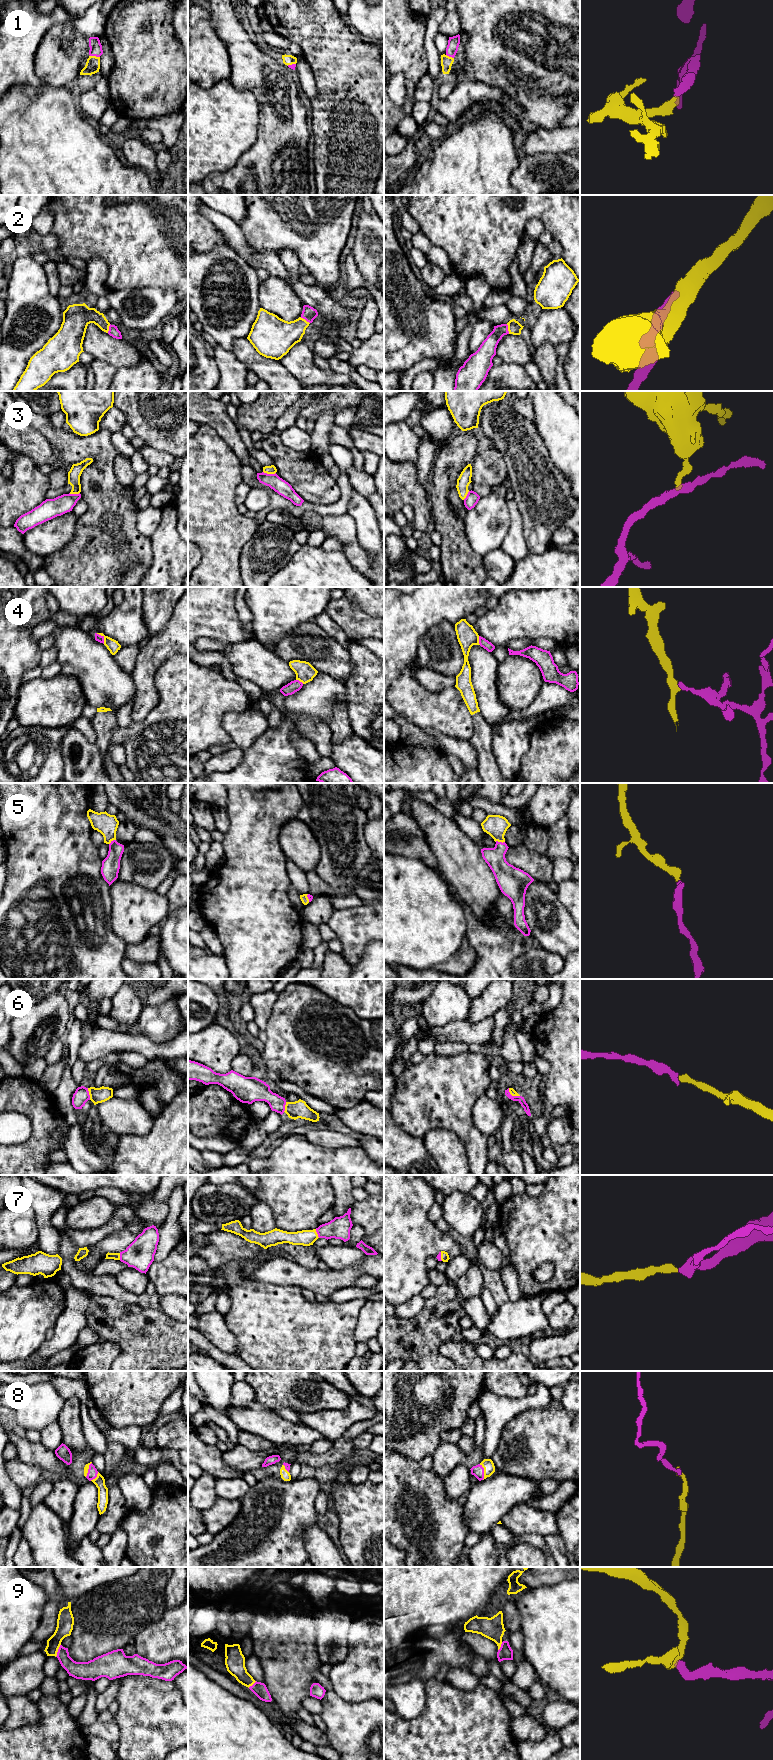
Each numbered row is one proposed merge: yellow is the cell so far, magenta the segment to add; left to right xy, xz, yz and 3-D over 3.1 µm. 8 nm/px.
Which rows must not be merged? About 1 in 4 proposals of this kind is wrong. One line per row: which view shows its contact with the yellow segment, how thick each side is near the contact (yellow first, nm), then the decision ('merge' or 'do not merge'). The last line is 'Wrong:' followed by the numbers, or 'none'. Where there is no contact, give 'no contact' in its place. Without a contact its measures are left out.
1: xy | 120/100 nm | merge
2: yz | 110/140 nm | merge
3: xz | 70/120 nm | do not merge
4: xy | 100/60 nm | do not merge
5: yz | 180/160 nm | merge
6: xy | 130/120 nm | merge
7: xz | 130/180 nm | merge
8: yz | 90/100 nm | merge
9: xy | 140/140 nm | merge
Wrong: 3, 4

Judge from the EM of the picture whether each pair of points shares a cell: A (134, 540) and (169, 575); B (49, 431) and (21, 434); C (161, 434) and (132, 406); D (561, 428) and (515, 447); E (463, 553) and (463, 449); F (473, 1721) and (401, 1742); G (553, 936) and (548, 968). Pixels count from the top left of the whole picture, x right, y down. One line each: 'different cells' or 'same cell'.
A: different cells
B: different cells
C: same cell
D: different cells
E: same cell
F: same cell
G: different cells

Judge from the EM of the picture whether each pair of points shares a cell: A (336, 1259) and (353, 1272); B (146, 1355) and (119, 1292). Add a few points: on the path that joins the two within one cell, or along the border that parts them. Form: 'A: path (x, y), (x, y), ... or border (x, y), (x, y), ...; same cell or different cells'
A: border (366, 1255), (354, 1266), (329, 1269); different cells
B: border (100, 1295), (110, 1295), (116, 1299), (139, 1305); different cells

